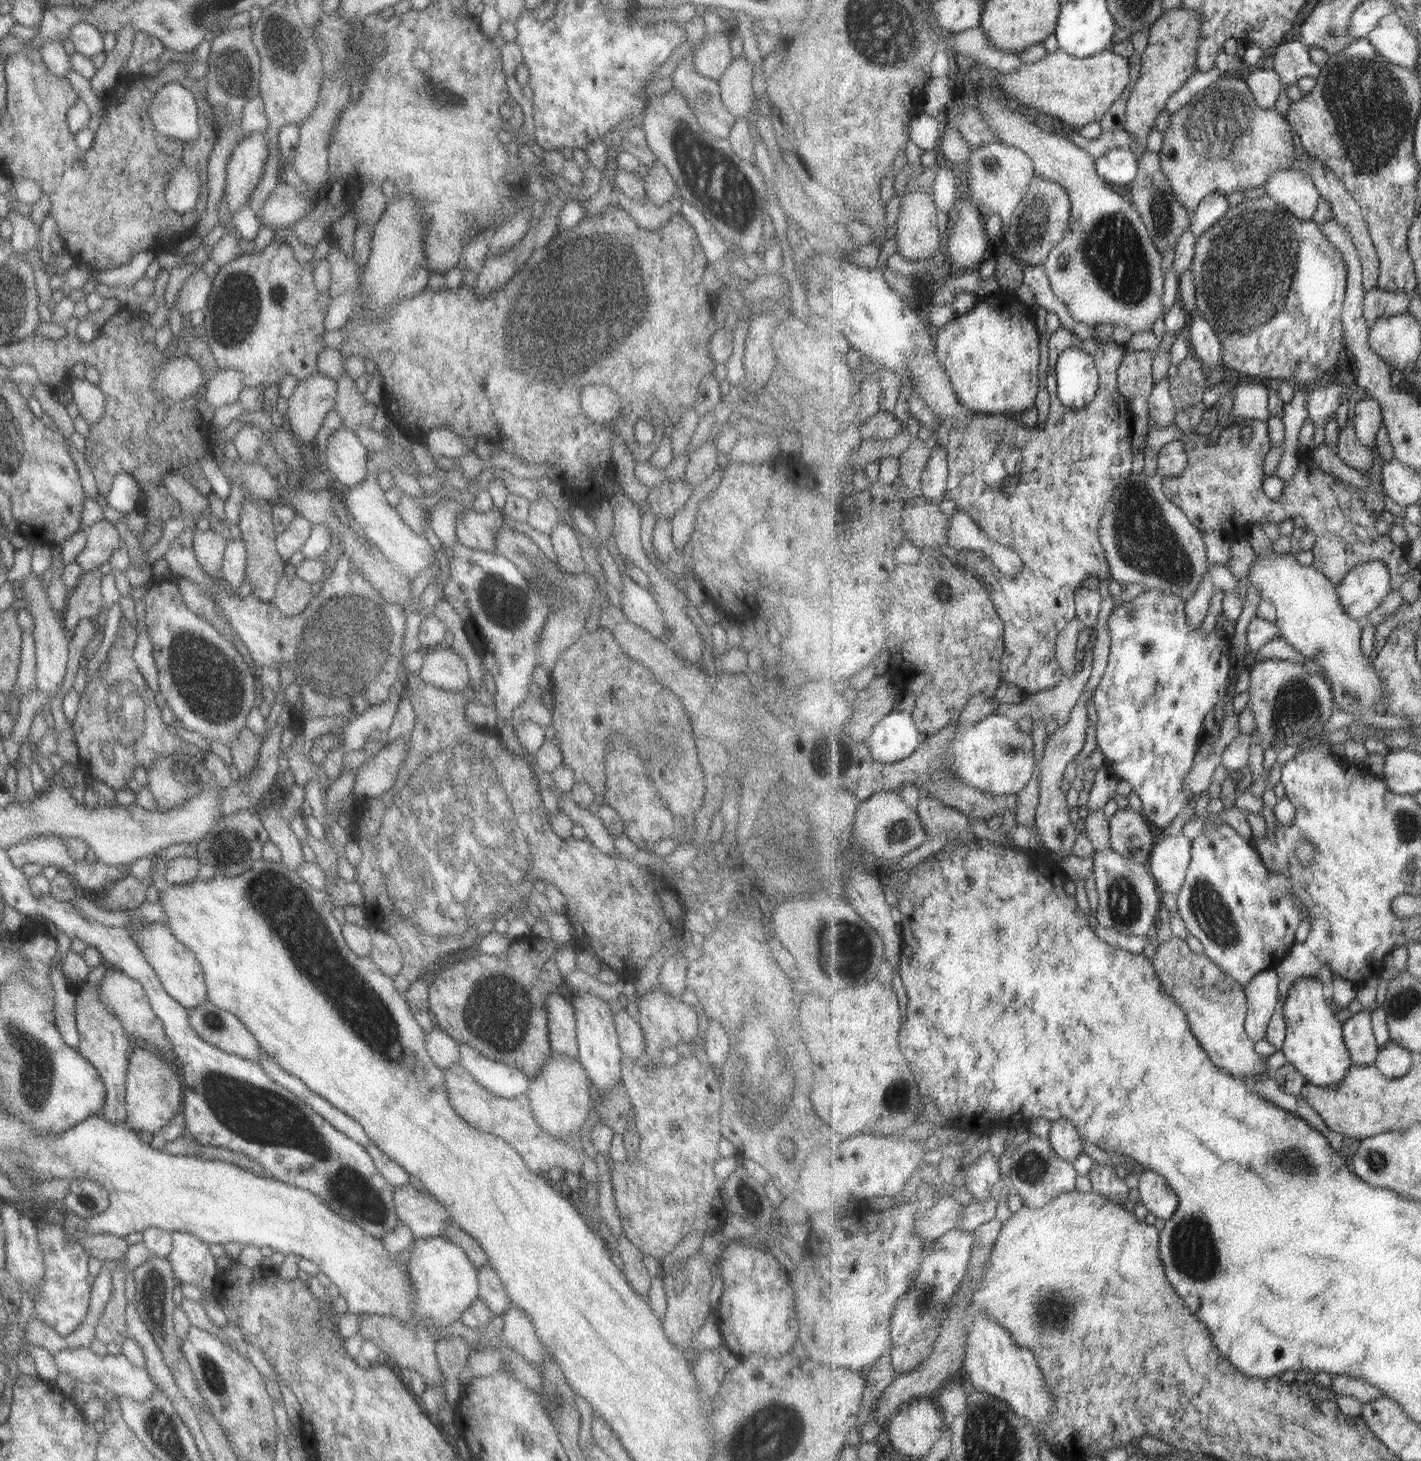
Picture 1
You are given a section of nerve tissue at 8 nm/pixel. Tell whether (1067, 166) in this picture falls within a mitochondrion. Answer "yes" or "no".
no

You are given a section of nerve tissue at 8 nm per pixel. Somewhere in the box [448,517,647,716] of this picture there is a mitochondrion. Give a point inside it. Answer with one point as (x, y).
(494, 606)

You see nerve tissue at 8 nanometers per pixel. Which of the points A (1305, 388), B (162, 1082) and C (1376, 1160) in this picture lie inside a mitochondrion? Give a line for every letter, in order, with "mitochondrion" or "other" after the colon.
A: other
B: mitochondrion
C: mitochondrion

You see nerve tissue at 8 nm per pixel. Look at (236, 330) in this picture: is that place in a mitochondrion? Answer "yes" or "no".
yes

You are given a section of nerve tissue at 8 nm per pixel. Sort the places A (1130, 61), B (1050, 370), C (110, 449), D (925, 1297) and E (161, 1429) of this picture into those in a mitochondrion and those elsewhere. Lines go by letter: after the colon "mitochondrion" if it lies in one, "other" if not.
A: other
B: other
C: other
D: mitochondrion
E: mitochondrion

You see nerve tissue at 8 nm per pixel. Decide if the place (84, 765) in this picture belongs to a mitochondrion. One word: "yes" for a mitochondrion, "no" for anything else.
no

